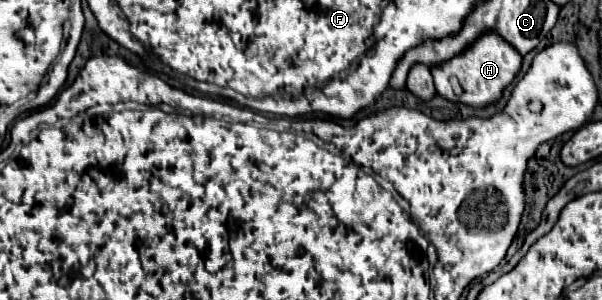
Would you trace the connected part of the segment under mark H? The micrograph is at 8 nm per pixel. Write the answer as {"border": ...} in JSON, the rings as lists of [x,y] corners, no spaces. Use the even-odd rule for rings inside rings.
{"border":[[[491,33],[491,37],[481,37],[479,41],[475,41],[475,45],[471,45],[471,49],[463,53],[463,57],[455,57],[455,61],[447,61],[447,65],[439,65],[439,69],[431,69],[431,73],[435,79],[435,89],[441,97],[453,103],[463,103],[479,109],[497,103],[503,95],[503,89],[515,79],[519,69],[521,69],[519,53],[515,53],[515,49],[507,45],[507,41],[501,41],[501,37],[495,37],[495,33]],[[449,77],[459,79],[463,87],[461,97],[455,97]]]}

